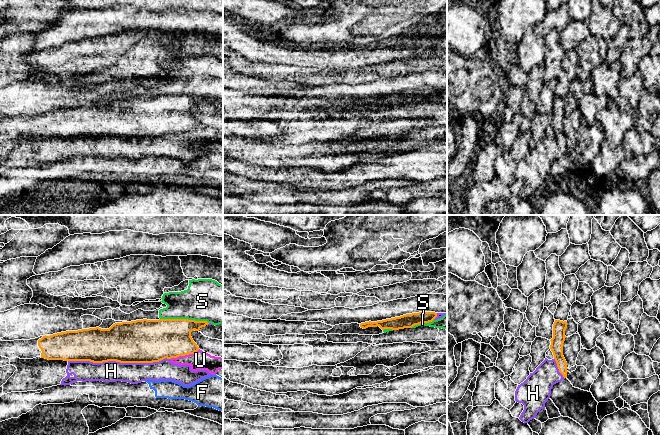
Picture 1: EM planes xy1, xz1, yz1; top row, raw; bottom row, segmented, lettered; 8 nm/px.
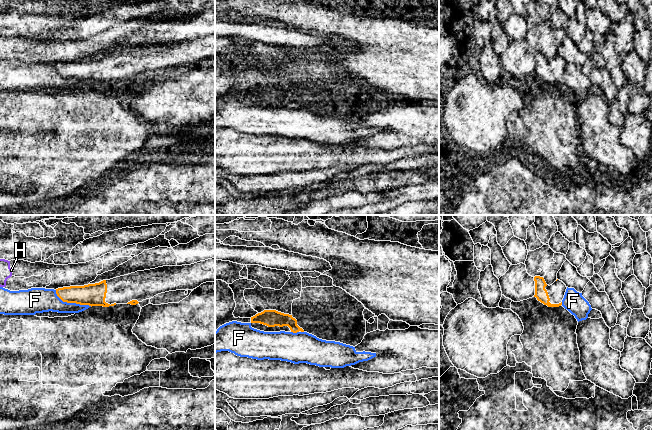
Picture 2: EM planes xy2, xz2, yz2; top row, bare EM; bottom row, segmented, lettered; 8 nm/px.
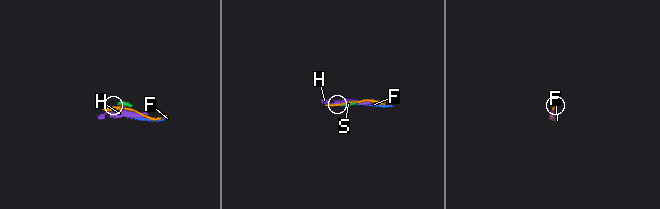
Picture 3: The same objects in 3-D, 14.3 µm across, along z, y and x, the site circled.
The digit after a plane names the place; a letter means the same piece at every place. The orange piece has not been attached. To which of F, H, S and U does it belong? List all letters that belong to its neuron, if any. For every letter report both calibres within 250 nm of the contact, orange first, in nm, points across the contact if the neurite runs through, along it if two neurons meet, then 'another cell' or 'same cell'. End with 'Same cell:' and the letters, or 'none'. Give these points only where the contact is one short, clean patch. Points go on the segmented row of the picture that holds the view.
F: 180 nm thick on the orange side, 190 nm on the other; another cell
H: 360 nm thick on the orange side, 170 nm on the other; another cell
S: 320 nm thick on the orange side, 340 nm on the other; border along xy1 (160, 318), (187, 318), (205, 320), (208, 323); another cell
U: 320 nm thick on the orange side, 150 nm on the other; border along xy1 (199, 349), (193, 353), (179, 355), (170, 359); another cell
Same cell: none

